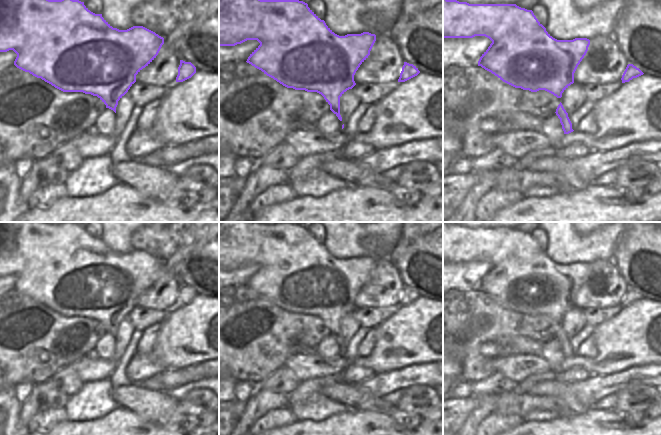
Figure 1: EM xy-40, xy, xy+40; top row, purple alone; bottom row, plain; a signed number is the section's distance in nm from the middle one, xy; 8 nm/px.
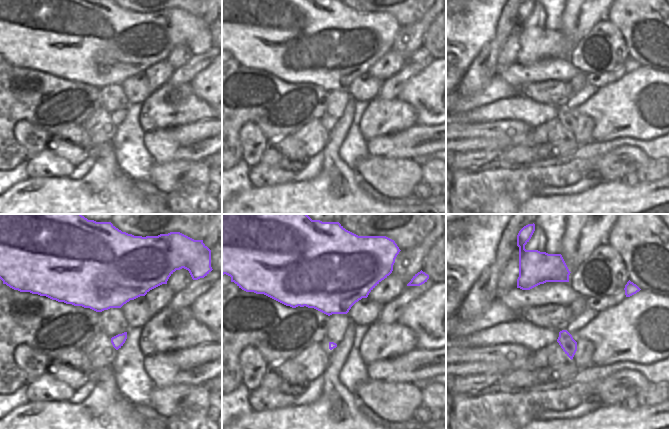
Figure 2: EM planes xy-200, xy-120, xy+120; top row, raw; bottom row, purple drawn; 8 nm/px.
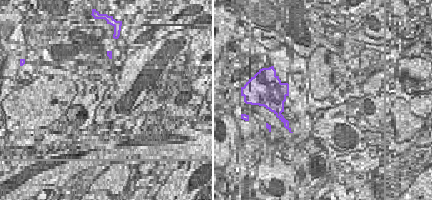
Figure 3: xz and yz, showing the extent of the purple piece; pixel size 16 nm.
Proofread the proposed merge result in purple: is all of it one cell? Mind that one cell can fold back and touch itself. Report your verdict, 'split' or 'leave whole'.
leave whole

